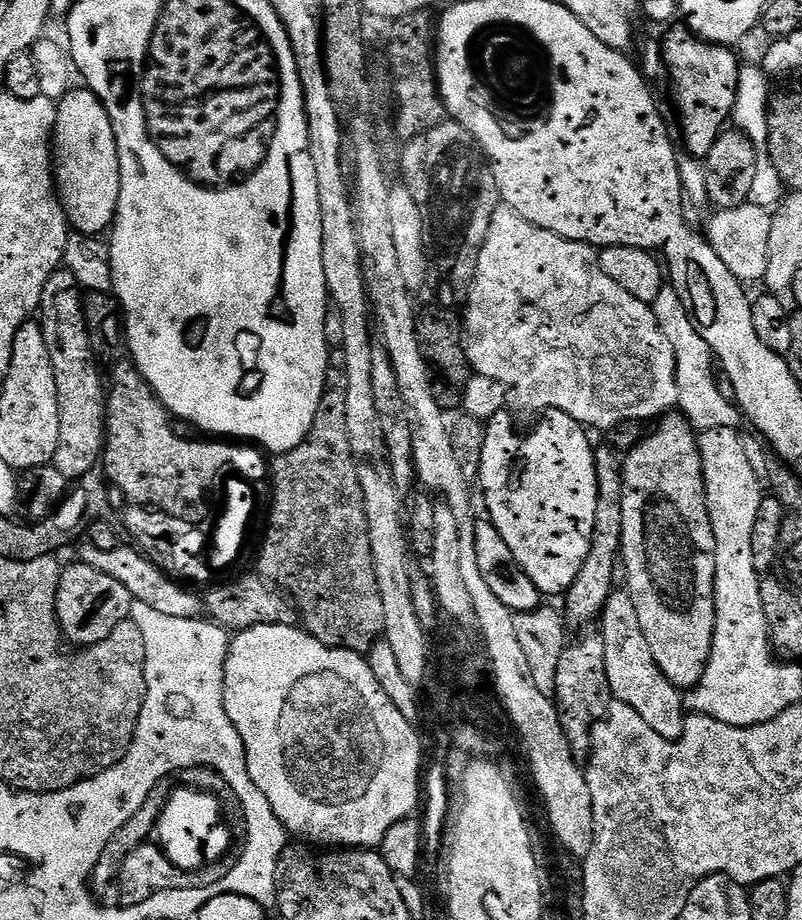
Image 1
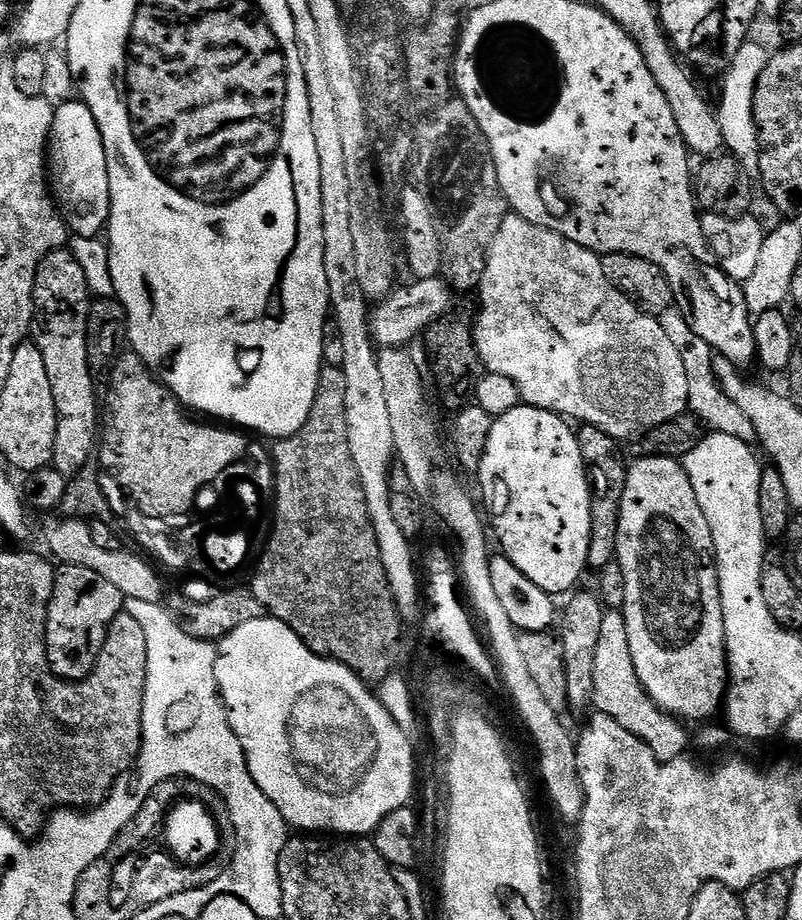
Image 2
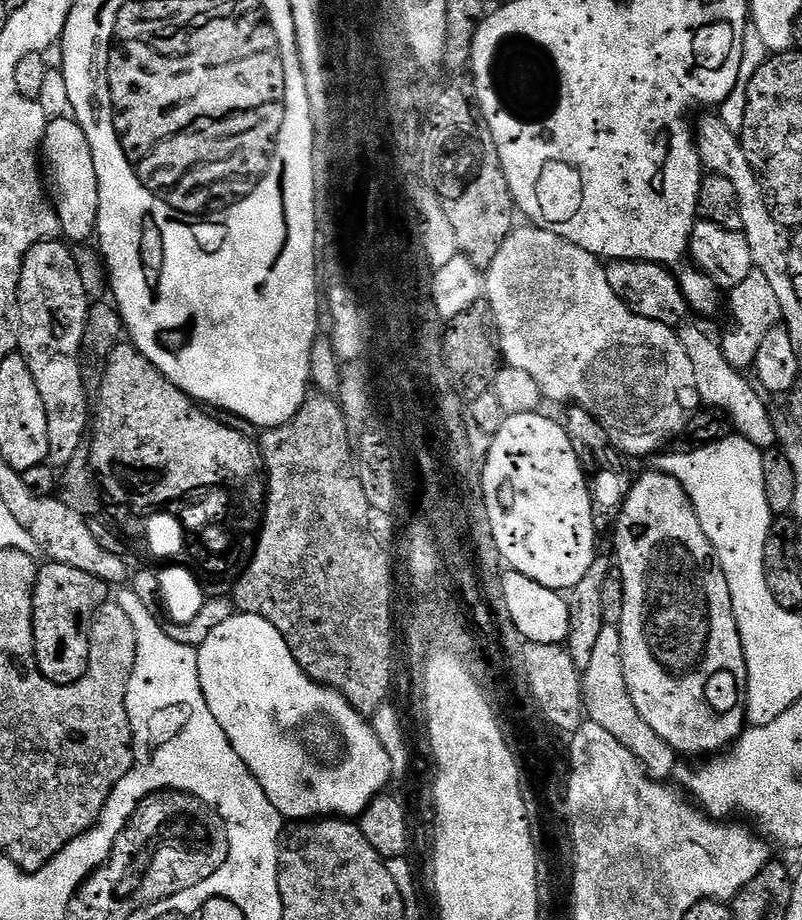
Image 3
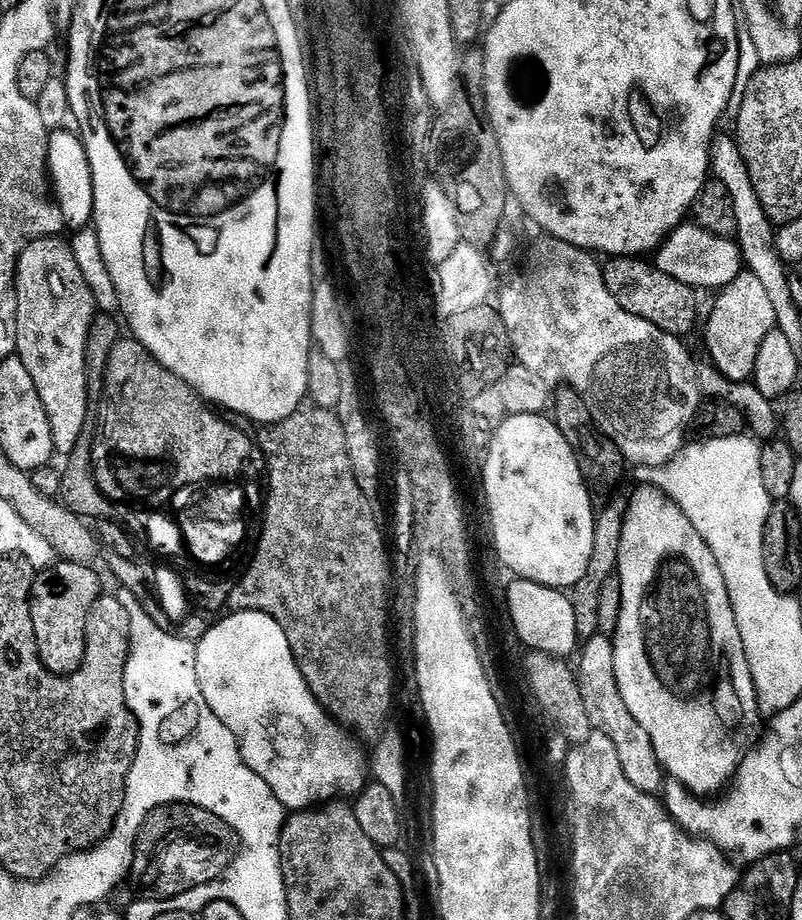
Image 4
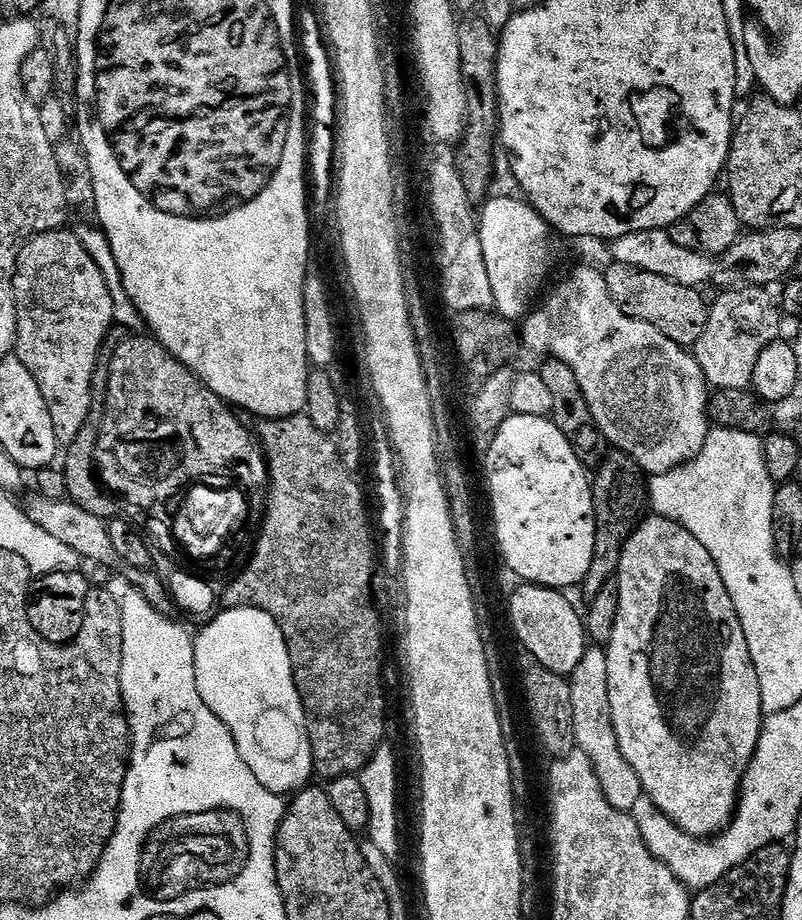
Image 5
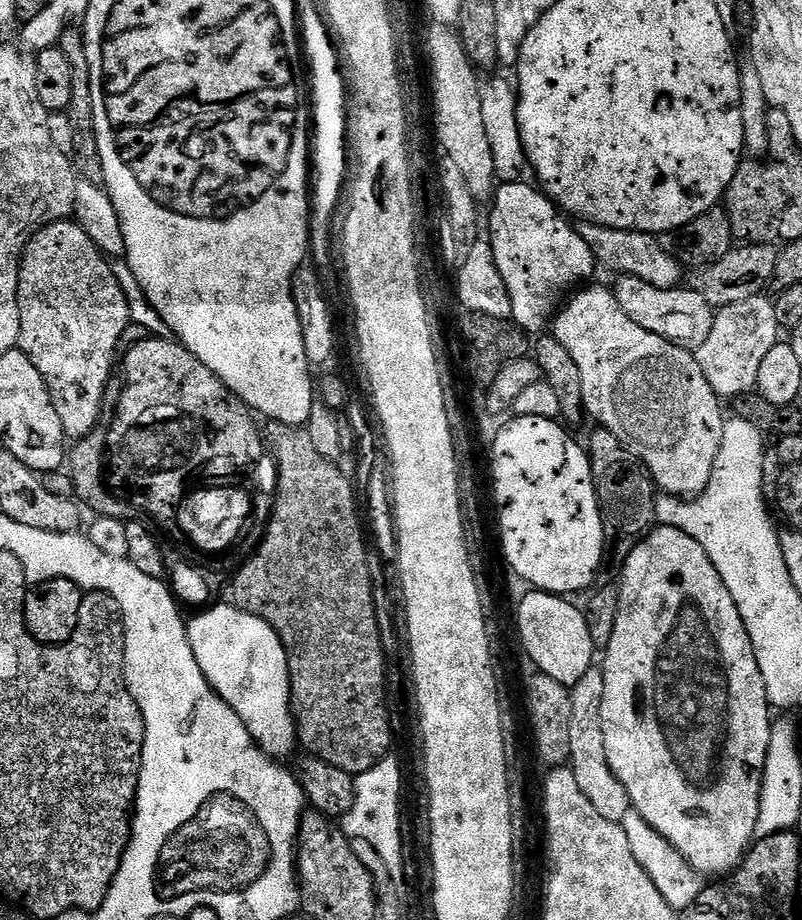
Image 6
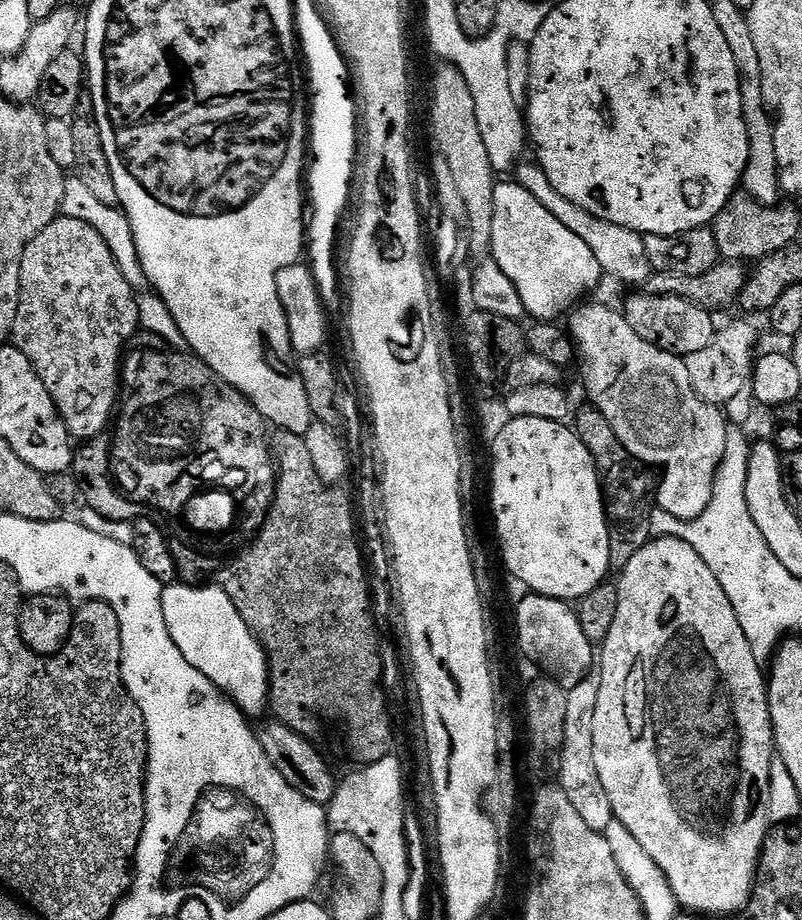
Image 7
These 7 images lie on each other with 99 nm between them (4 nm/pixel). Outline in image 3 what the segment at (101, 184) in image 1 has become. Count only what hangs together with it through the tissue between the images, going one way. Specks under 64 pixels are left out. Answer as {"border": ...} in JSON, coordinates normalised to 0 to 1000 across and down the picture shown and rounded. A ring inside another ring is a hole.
{"border":[[[74,126],[70,130],[60,132],[60,139],[55,143],[52,170],[65,182],[65,191],[70,195],[70,213],[67,209],[67,225],[75,238],[75,250],[79,260],[85,263],[110,263],[120,257],[122,241],[122,189],[117,185],[117,167],[112,163],[112,154],[102,141],[102,137],[94,128]]]}

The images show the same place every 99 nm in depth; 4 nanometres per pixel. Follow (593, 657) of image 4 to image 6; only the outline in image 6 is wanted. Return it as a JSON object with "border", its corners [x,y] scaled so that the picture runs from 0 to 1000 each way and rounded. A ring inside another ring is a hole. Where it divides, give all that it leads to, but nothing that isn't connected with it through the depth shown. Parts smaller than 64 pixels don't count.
{"border":[[[739,724],[723,740],[711,748],[713,754],[713,775],[711,776],[711,834],[721,850],[721,859],[736,867],[736,876],[751,885],[751,889],[777,893],[786,880],[783,864],[761,837],[756,828],[756,811],[751,802],[751,754],[753,753],[753,733]]]}

